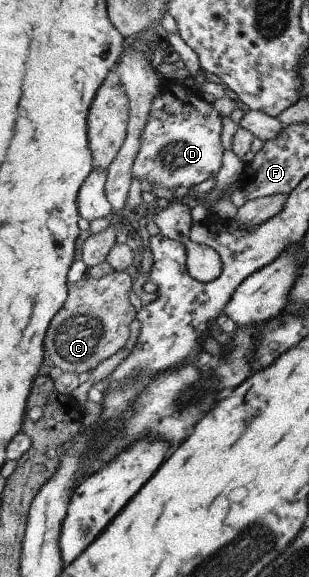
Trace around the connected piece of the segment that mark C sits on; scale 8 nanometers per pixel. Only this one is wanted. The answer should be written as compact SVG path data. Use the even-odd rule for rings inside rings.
M112 272L98 279L85 275L75 283L66 282L66 298L61 309L49 321L43 347L55 369L84 377L96 365L124 346L128 324L136 310L127 299L131 278L125 272Z

